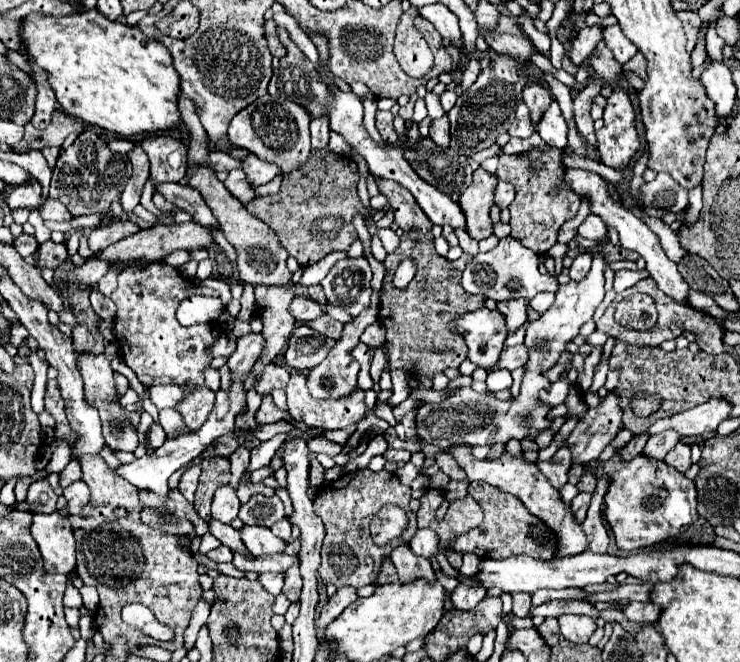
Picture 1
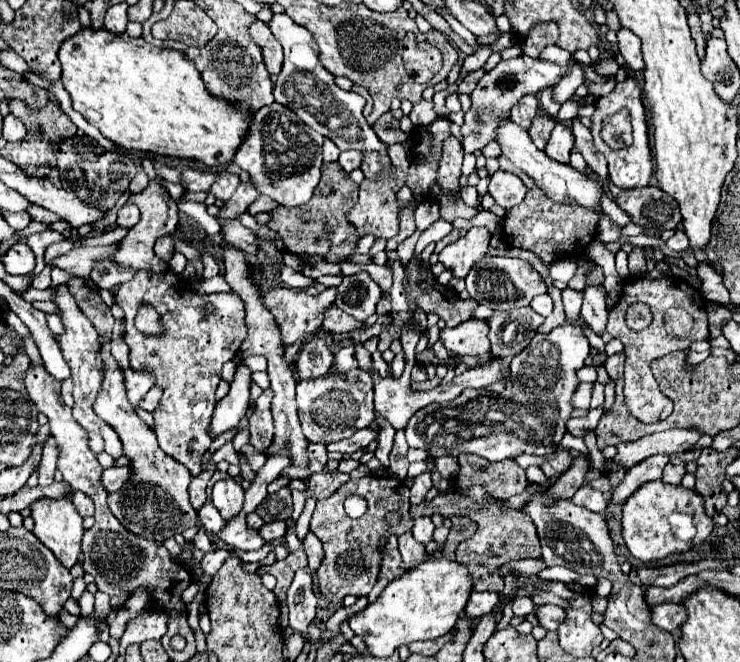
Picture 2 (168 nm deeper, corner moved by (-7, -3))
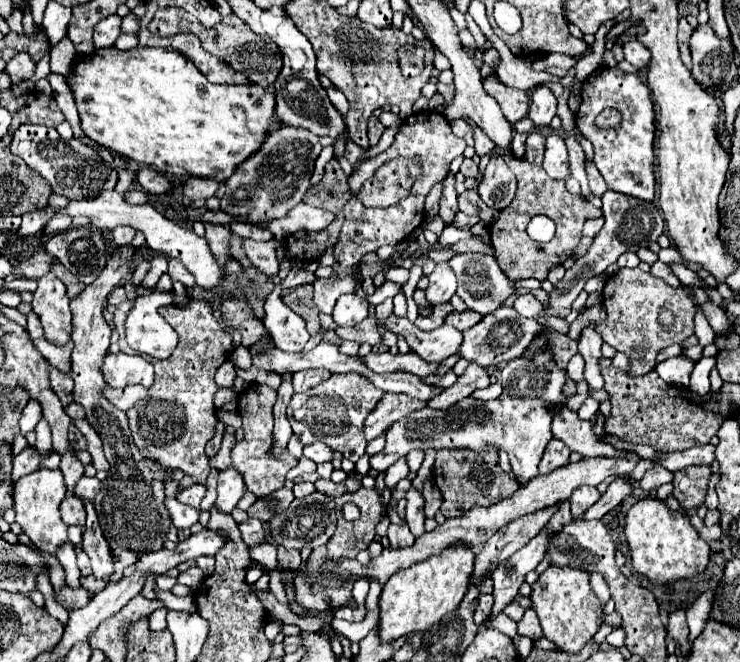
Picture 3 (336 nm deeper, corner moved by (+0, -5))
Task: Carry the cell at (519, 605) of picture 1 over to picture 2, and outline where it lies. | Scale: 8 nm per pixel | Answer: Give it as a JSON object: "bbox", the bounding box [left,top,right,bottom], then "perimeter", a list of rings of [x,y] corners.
{"bbox":[512,597,534,617],"perimeter":[[[516,597],[514,603],[512,603],[512,607],[514,607],[514,615],[516,617],[526,617],[528,613],[532,613],[534,603],[532,603],[530,597]]]}

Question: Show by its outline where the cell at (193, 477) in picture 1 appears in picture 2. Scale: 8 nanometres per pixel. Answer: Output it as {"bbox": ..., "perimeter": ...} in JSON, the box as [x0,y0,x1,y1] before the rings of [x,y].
{"bbox":[188,465,216,509],"perimeter":[[[212,465],[206,471],[202,471],[200,475],[192,477],[192,483],[188,487],[188,493],[190,493],[190,505],[194,509],[200,509],[200,505],[204,505],[204,501],[206,501],[206,485],[208,485],[210,477],[214,475],[214,471],[216,471],[216,467]]]}

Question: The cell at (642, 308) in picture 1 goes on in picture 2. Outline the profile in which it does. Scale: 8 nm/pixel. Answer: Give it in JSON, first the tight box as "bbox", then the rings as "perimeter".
{"bbox":[626,303,652,329],"perimeter":[[[636,303],[628,307],[626,313],[626,325],[630,329],[646,329],[652,323],[652,311],[644,303]]]}

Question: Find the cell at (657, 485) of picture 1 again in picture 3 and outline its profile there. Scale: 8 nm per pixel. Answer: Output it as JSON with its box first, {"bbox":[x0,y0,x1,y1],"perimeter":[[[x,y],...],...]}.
{"bbox":[625,499,709,585],"perimeter":[[[643,499],[629,509],[625,521],[633,569],[653,585],[669,585],[705,571],[709,563],[709,545],[699,537],[683,511],[669,511],[659,499]]]}

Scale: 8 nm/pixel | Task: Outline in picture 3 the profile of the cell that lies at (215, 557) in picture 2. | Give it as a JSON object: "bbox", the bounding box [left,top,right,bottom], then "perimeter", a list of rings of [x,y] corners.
{"bbox":[177,567,205,587],"perimeter":[[[191,567],[191,569],[183,571],[183,573],[179,573],[177,583],[187,585],[187,587],[199,587],[201,581],[203,581],[203,577],[205,577],[205,575],[203,575],[203,571],[201,571],[199,567]]]}

